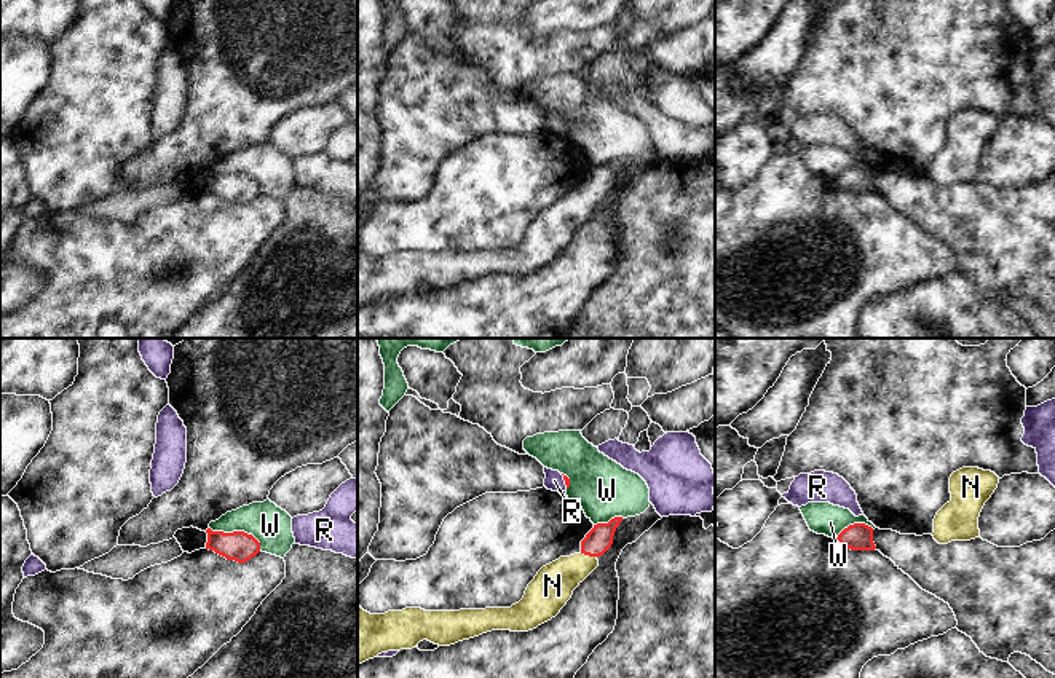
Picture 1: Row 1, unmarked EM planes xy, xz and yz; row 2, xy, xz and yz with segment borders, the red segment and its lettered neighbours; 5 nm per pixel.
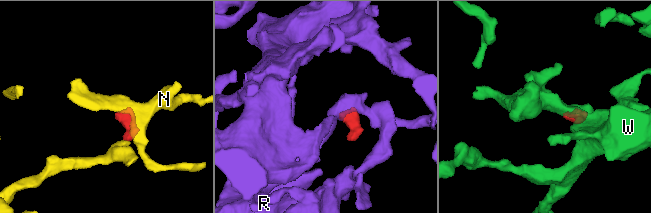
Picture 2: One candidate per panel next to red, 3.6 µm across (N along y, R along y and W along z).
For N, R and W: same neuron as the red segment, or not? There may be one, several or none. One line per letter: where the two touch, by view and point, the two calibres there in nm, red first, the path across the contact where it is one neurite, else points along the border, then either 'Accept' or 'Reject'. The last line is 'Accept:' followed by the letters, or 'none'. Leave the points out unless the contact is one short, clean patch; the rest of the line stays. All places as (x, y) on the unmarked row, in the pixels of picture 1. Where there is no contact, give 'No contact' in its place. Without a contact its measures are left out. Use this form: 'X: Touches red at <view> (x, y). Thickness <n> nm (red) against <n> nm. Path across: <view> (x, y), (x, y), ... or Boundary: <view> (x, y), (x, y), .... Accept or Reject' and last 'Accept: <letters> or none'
N: Touches red at xz (589, 198). Thickness 140 nm (red) against 200 nm. Path across: xz (599, 182), (591, 190), (589, 198), (553, 228). Accept
R: Touches red at xz (564, 122). Thickness 30 nm (red) against 100 nm. Boundary: xz (561, 117), (567, 130). Reject
W: Touches red at xy (238, 174). Thickness 150 nm (red) against 200 nm. Reject
Accept: N.

